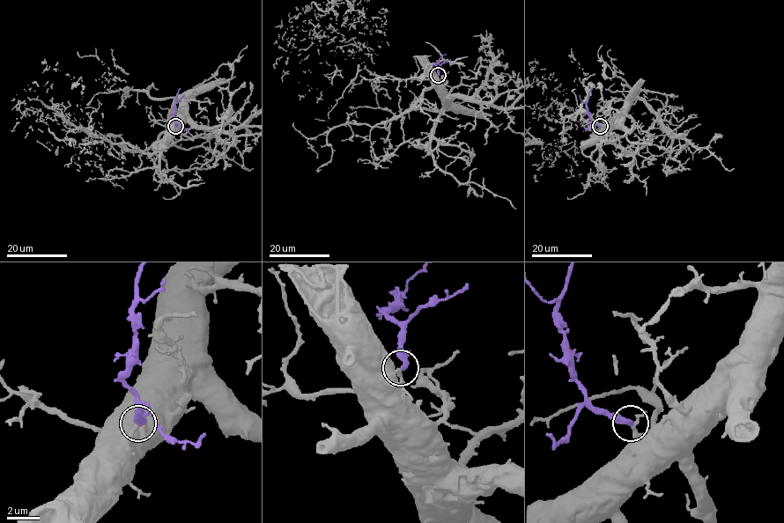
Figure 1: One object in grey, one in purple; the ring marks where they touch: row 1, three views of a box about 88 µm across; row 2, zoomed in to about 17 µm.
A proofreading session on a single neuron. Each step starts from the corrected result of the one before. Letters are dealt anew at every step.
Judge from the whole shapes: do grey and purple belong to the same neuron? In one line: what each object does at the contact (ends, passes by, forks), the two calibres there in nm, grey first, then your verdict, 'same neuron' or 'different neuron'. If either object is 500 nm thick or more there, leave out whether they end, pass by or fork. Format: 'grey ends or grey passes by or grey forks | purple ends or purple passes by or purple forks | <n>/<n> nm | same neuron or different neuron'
grey ends | purple passes by | 320/280 nm | same neuron

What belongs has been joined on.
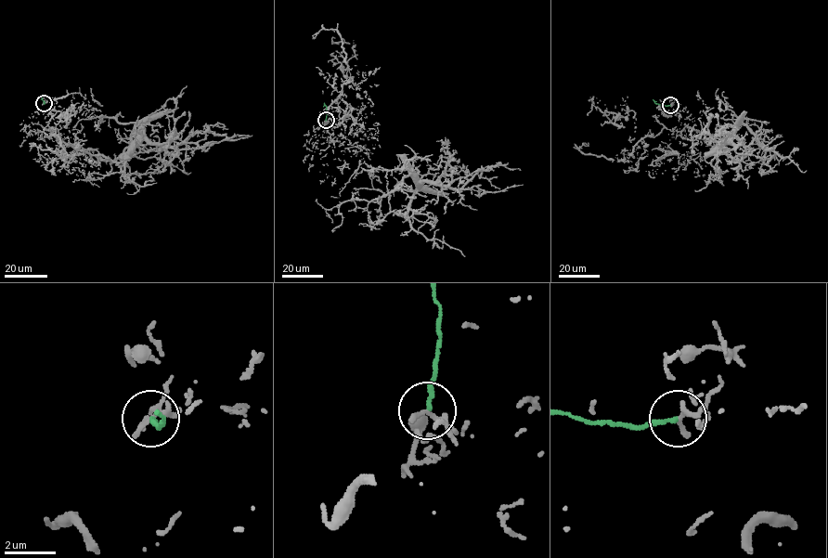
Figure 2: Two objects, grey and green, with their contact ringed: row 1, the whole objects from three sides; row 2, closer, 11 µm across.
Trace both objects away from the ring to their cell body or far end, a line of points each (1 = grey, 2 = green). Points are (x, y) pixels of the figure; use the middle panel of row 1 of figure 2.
1: (325, 120), (356, 130), (359, 167), (341, 202), (377, 200), (409, 175), (409, 225), (465, 256)
2: (325, 120), (324, 103)

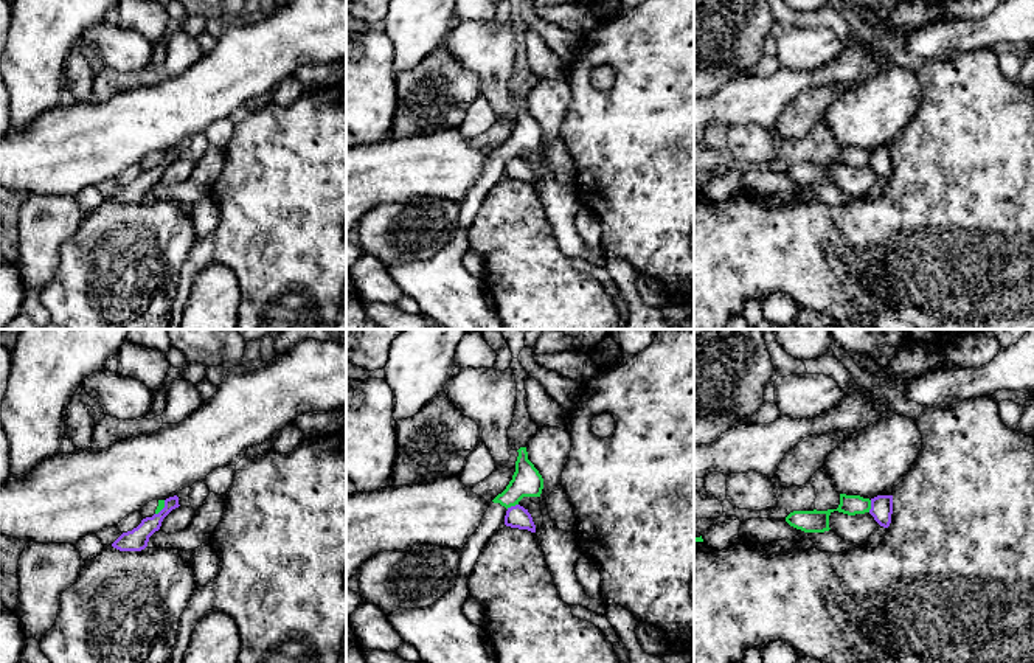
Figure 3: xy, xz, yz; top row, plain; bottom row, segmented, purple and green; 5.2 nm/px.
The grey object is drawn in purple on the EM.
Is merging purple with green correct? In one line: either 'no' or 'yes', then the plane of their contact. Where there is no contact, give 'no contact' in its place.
no | yz

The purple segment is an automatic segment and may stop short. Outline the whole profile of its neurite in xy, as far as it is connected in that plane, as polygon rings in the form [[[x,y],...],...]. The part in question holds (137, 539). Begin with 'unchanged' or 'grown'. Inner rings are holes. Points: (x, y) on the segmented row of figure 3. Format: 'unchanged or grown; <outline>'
unchanged; [[[169,497],[165,500],[165,508],[154,514],[152,517],[146,517],[141,523],[132,531],[123,533],[112,547],[120,551],[141,551],[147,547],[149,537],[160,529],[163,519],[175,508],[179,508],[179,497]]]

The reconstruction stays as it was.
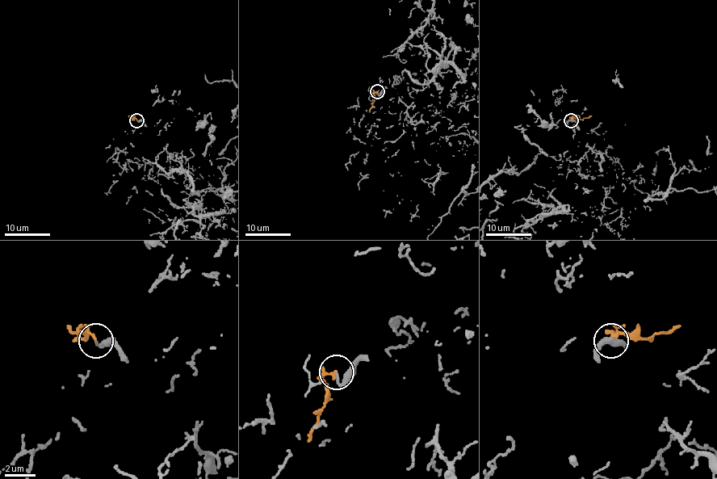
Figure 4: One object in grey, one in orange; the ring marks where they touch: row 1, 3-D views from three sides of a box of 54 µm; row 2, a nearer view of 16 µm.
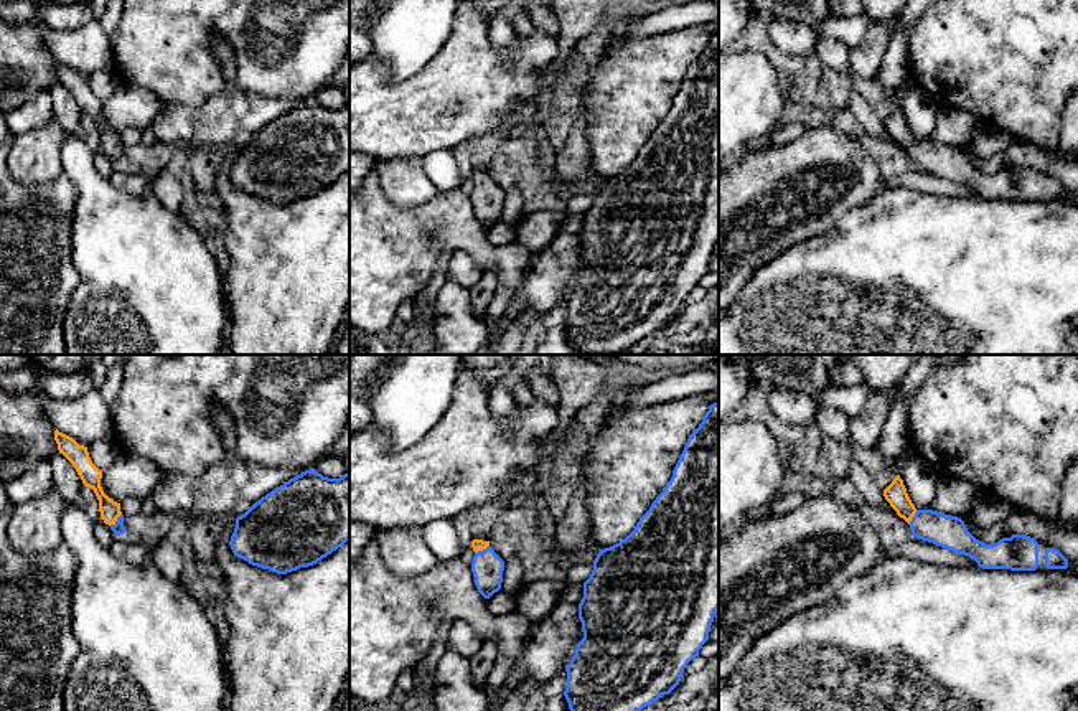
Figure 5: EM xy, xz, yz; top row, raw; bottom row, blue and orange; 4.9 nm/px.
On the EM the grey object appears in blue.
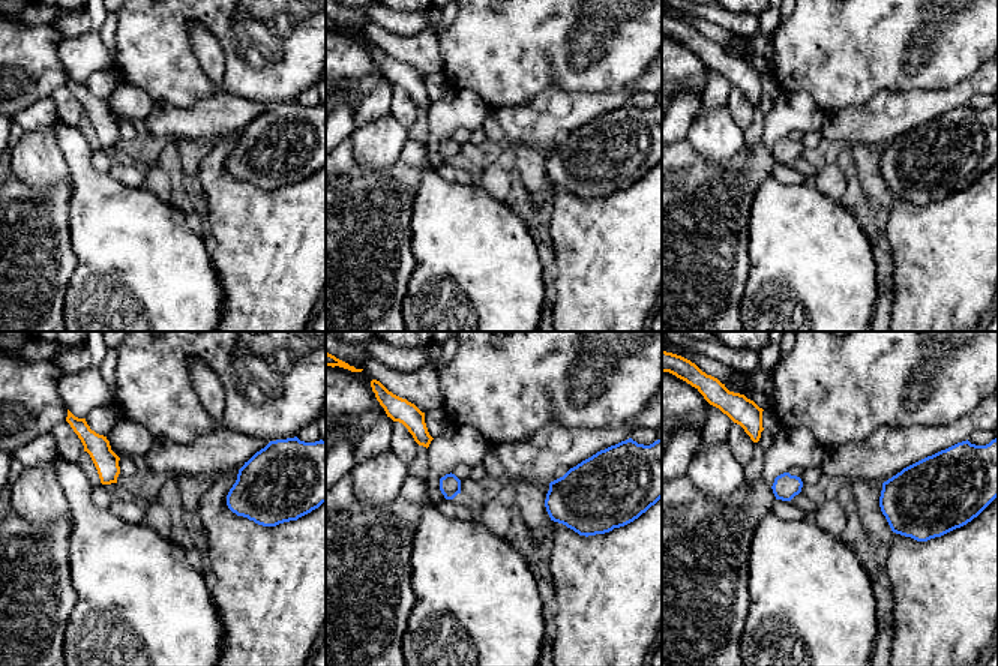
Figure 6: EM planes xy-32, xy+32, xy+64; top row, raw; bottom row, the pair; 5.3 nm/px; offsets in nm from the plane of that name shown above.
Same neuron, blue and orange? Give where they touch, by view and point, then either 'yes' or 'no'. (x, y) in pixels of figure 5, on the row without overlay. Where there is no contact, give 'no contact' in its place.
xy (117, 150) | yes

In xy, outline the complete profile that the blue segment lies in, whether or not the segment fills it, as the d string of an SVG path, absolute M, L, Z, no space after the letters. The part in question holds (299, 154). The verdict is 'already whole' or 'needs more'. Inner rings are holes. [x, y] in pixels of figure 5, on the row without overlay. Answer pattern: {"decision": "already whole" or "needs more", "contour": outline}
{"decision": "already whole", "contour": "M315 99L277 117L236 148L229 177L252 196L287 205L308 198L349 170L349 104L328 109Z"}

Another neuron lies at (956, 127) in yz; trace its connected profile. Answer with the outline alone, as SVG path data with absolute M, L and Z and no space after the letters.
M940 109L936 129L928 140L966 148L981 134L981 122L963 109Z

